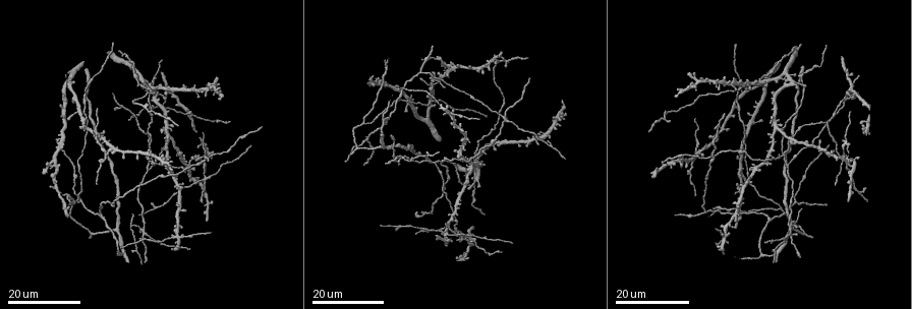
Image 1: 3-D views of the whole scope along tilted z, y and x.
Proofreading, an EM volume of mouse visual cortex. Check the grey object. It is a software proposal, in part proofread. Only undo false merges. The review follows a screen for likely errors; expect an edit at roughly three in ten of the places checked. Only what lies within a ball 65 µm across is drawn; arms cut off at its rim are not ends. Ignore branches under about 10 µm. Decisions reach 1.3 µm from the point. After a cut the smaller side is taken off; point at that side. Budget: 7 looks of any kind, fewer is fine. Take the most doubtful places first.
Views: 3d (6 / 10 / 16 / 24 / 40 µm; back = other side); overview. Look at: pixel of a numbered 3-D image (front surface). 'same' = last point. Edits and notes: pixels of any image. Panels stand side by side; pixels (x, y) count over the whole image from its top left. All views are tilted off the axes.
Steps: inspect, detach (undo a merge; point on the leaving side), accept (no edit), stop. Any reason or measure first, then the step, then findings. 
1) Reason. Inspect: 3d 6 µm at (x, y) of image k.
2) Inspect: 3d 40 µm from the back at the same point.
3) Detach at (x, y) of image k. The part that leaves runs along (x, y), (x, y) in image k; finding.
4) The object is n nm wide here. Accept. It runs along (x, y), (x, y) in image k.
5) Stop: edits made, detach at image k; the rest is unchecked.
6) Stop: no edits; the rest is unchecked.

Four or more arms meet. Inspect: 3d 24 µm at (844, 160) of image 1.

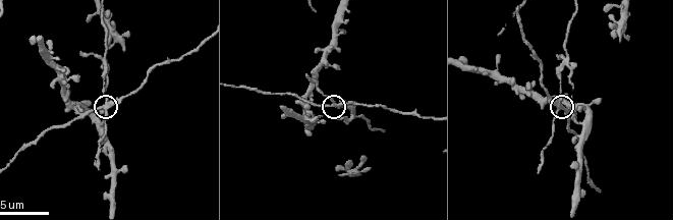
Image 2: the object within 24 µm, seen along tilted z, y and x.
Inspect: 3d 6 µm at (109, 102) of image 2.

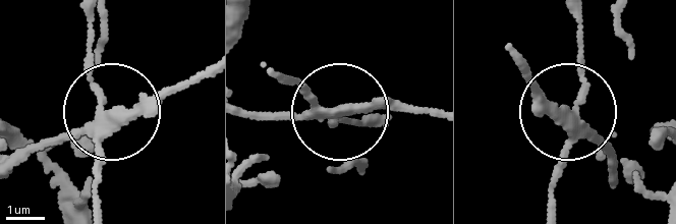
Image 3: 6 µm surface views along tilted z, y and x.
4 arms meet here. Detach at (97, 177) of image 3. The part that leaves runs along (98, 125), (90, 22) in image 3; two neurons meet here.

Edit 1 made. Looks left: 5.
Looks like a crossing. Inspect: 3d 16 µm at (143, 231) of image 1.

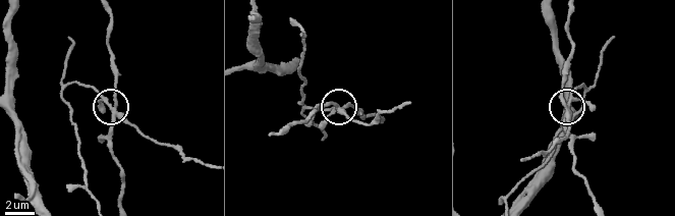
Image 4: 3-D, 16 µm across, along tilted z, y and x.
Inspect: 3d 10 µm at (110, 108) of image 4.

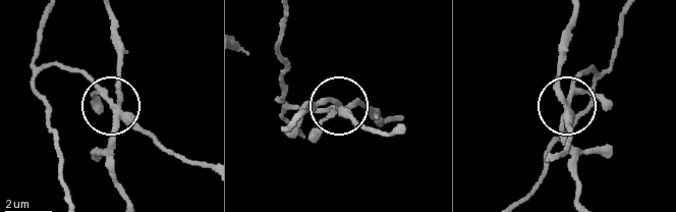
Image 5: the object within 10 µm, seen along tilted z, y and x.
5 arms meet here. Detach at (327, 117) of image 5. The part that leaves runs along (118, 109), (80, 74), (55, 64), (37, 73), (68, 203) in image 5; a second neuron is stuck on.

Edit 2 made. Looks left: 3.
Inspect: overview.

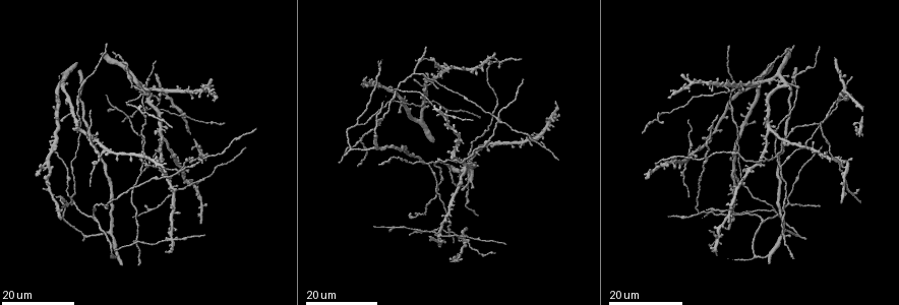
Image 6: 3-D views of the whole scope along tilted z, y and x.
Branch point. Inspect: 3d 16 µm at (449, 233) of image 6.

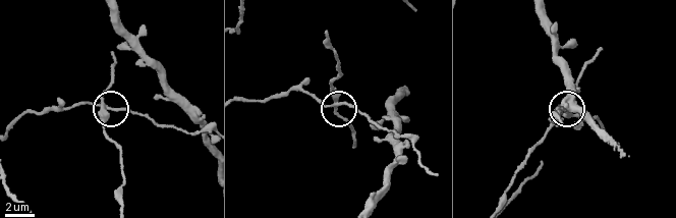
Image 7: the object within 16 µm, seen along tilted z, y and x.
Inspect: 3d 6 µm at (340, 102) of image 7.

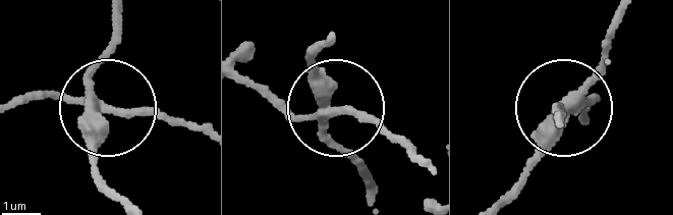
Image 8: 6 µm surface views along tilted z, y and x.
The object is 300 nm wide here. Detach at (38, 98) of image 8. Two neurons meet here.

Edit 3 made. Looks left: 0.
Stop: edits made, detach at image 3, detach at image 5, detach at image 8; the rest is unchecked.

